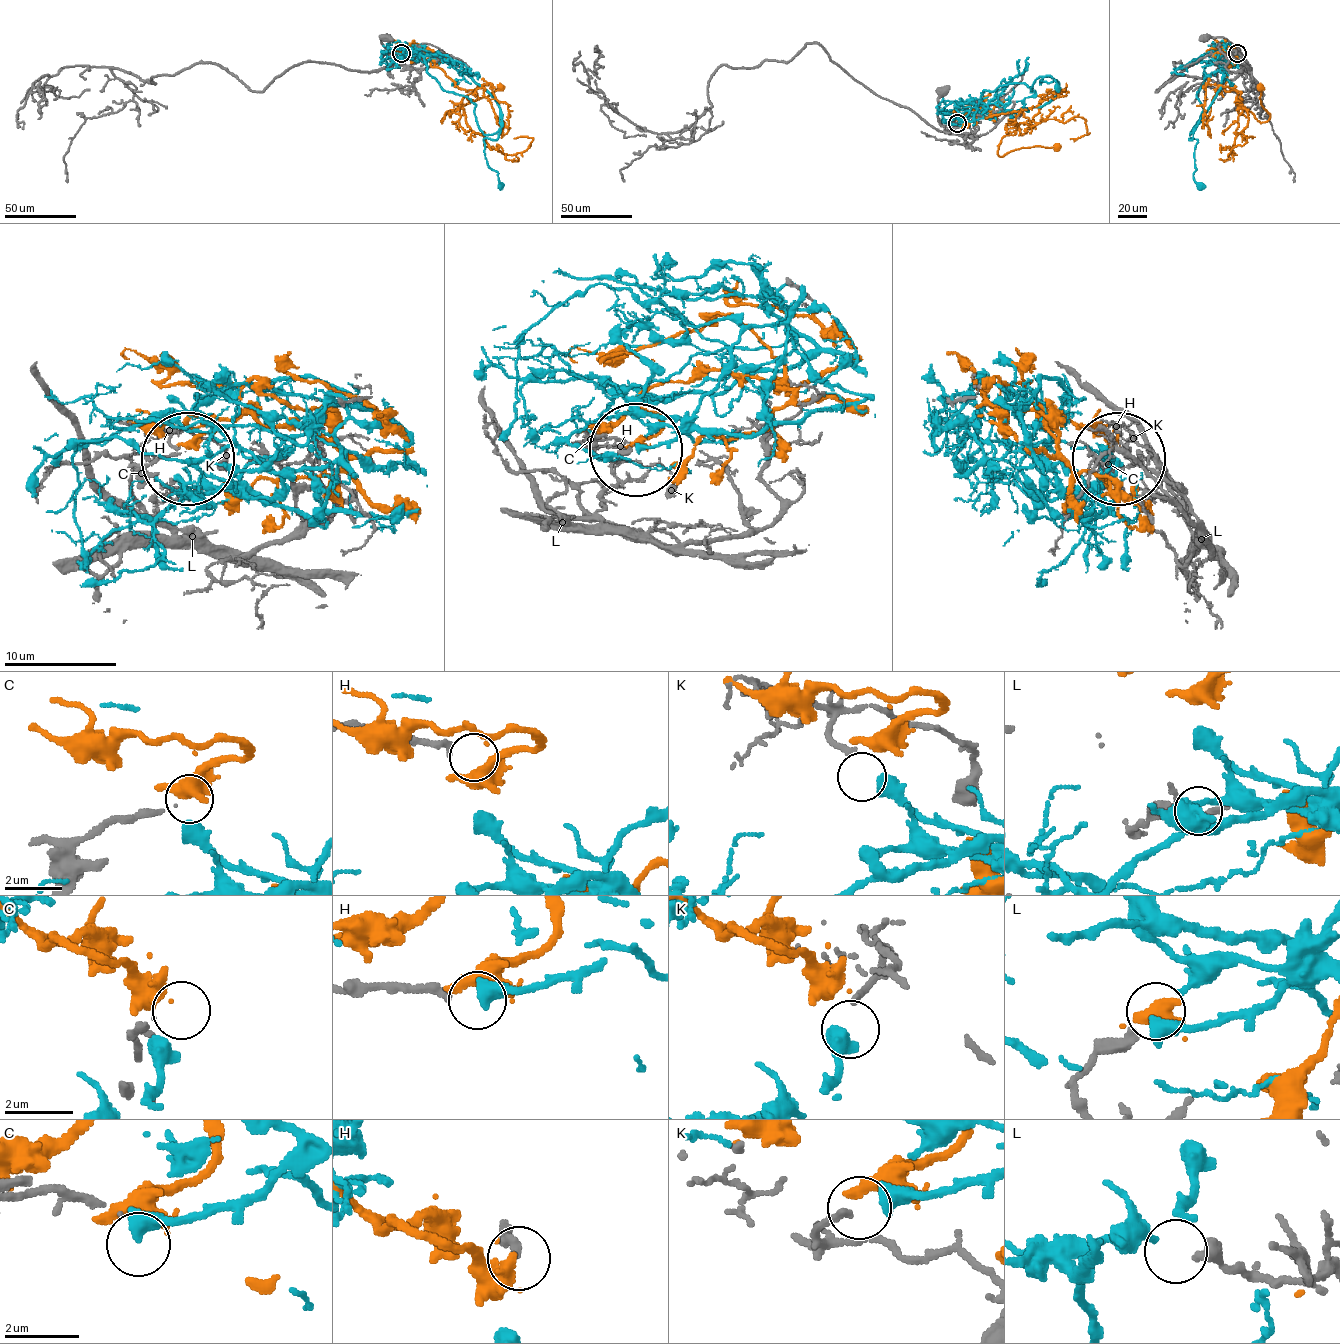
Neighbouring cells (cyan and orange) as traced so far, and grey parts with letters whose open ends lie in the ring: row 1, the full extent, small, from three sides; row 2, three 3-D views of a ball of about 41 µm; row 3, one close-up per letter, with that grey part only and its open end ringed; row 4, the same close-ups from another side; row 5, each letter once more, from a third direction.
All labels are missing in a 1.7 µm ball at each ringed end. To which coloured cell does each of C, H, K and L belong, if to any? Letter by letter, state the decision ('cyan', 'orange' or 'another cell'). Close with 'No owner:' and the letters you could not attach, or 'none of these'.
C: another cell
H: another cell
K: cyan
L: another cell
No owner: C, H, L

